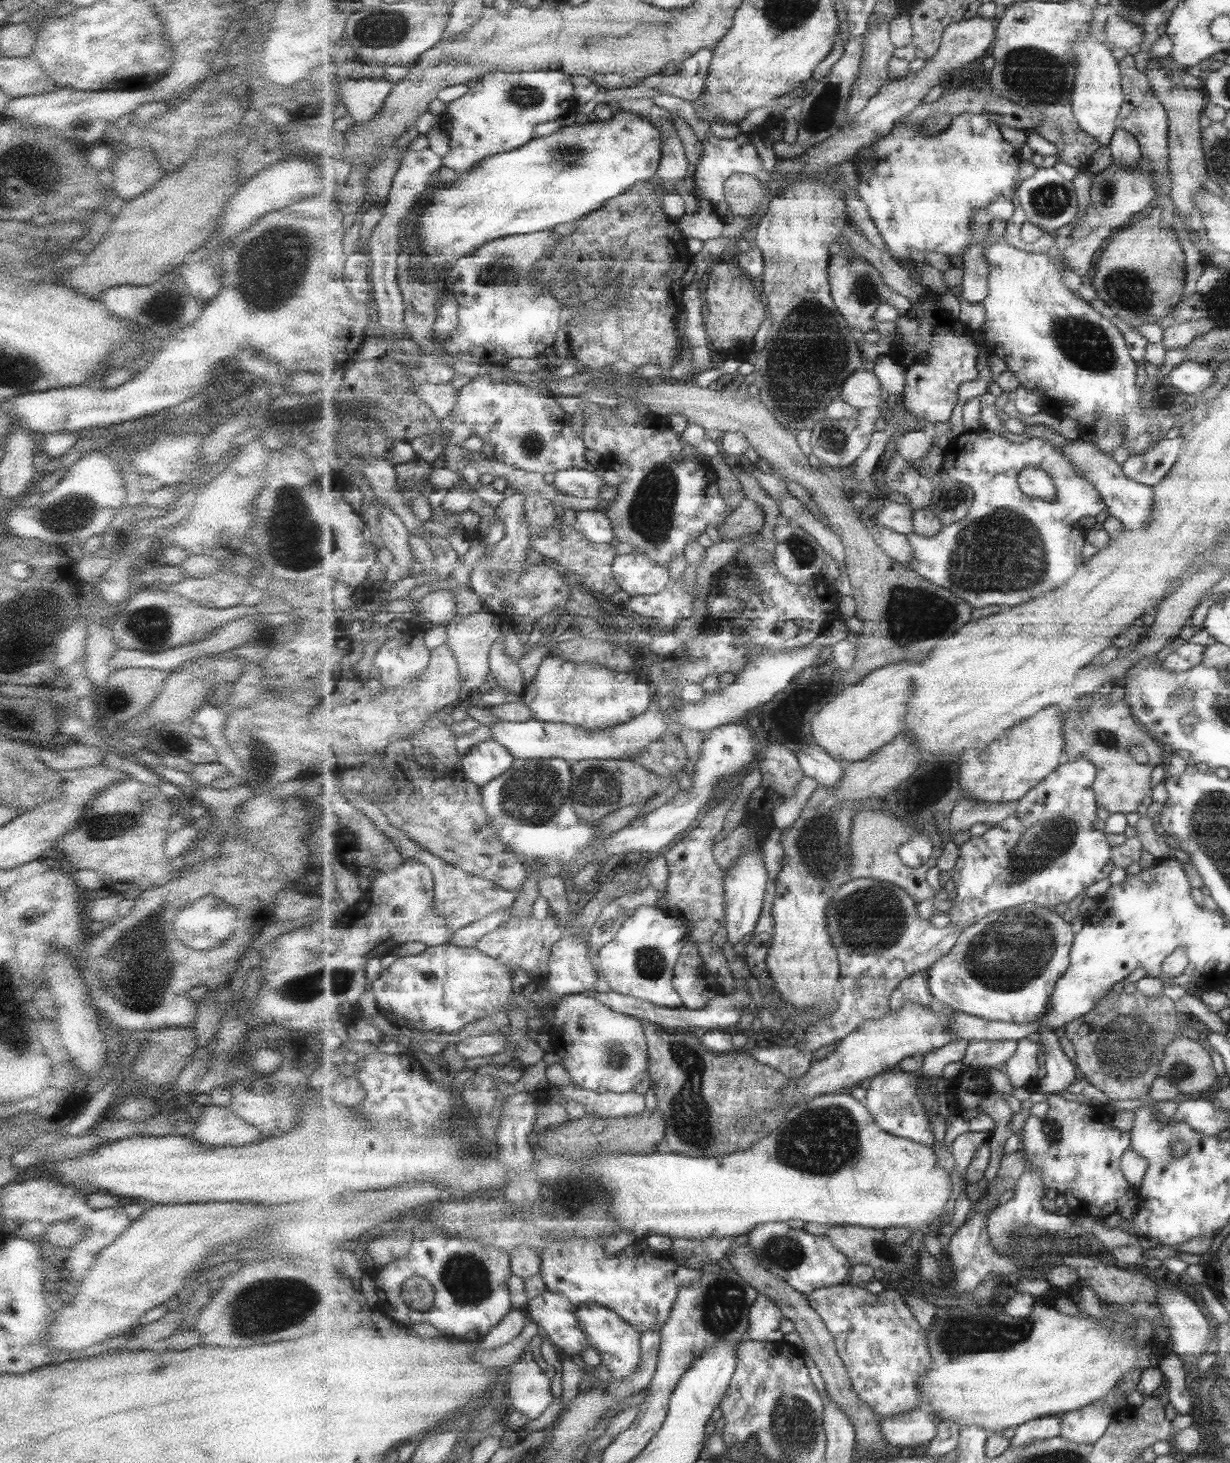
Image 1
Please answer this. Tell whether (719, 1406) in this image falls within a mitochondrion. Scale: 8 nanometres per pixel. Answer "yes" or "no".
no

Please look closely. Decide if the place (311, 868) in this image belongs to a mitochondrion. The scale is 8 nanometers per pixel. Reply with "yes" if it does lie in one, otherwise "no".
no

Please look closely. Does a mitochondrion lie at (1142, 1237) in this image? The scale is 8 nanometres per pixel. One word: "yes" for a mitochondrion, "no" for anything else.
no

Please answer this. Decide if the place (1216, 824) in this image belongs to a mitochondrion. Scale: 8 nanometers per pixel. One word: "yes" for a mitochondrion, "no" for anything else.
yes

